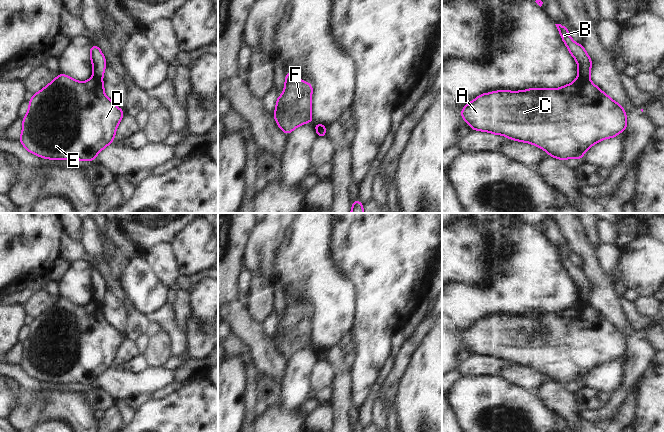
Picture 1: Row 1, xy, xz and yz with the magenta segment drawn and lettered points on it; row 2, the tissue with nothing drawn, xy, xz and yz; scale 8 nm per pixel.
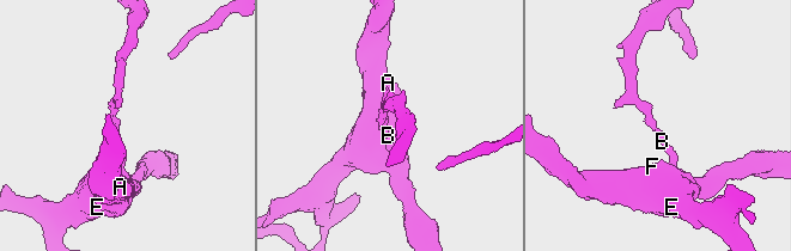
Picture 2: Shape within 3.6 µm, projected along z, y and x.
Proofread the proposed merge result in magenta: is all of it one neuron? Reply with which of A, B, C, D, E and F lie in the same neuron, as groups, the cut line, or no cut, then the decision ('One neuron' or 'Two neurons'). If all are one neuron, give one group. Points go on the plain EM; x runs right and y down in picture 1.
Groups: A C D E F / B. Split along yz (579, 299), (588, 303). Two neurons

